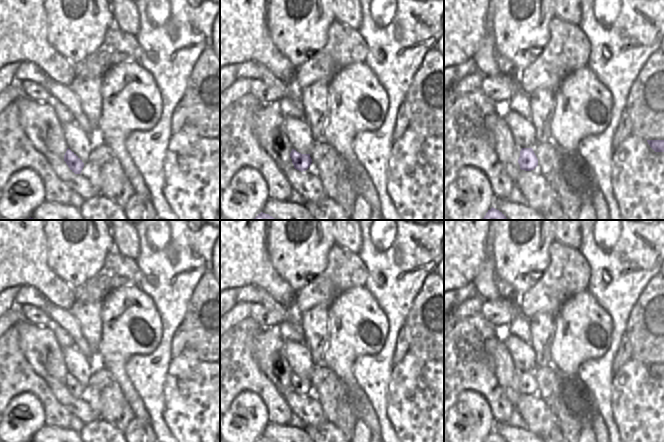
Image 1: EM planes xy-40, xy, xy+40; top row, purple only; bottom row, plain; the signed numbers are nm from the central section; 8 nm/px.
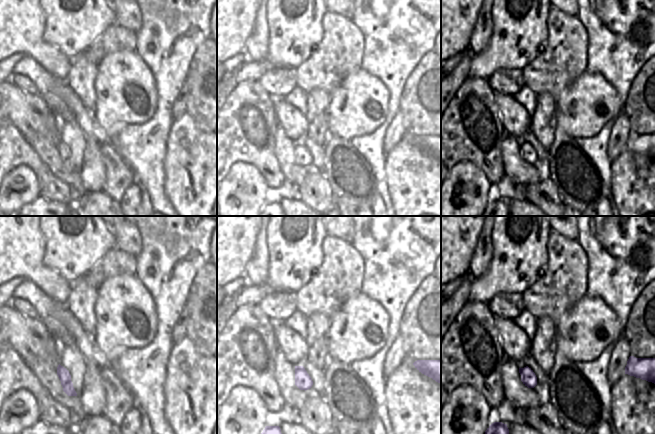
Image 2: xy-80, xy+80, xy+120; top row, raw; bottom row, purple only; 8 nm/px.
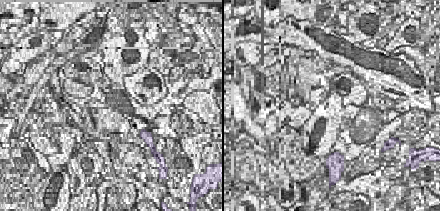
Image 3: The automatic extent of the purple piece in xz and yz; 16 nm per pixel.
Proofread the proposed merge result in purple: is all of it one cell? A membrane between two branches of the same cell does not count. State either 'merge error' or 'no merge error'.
no merge error

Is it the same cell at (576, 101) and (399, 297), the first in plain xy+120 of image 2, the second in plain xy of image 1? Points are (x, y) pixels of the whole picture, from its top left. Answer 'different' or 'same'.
different

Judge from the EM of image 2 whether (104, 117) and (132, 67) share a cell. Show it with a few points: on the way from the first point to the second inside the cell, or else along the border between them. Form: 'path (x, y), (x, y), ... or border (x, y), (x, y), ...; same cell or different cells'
path (116, 105), (120, 101), (120, 89), (123, 79); same cell

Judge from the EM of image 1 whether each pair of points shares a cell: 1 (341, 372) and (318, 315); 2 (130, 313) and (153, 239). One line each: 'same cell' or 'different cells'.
1: different cells
2: different cells

